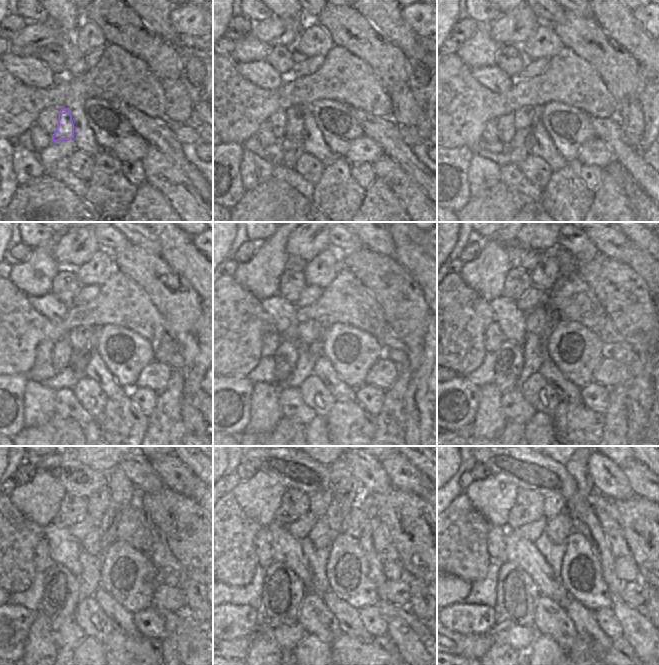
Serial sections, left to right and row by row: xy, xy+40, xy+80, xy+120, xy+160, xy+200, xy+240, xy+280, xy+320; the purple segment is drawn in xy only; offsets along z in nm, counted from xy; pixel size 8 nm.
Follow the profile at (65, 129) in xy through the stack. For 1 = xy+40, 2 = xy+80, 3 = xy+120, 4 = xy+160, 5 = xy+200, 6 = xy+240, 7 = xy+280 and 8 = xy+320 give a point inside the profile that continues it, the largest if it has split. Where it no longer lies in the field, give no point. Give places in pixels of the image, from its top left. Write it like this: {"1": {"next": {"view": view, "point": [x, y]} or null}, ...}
{"1": {"next": {"view": "xy+40", "point": [295, 116]}}, "2": {"next": {"view": "xy+80", "point": [523, 117]}}, "3": {"next": {"view": "xy+120", "point": [78, 337]}}, "4": {"next": {"view": "xy+160", "point": [307, 332]}}, "5": {"next": {"view": "xy+200", "point": [540, 321]}}, "6": {"next": {"view": "xy+240", "point": [97, 541]}}, "7": {"next": {"view": "xy+280", "point": [324, 533]}}, "8": {"next": {"view": "xy+320", "point": [558, 528]}}}

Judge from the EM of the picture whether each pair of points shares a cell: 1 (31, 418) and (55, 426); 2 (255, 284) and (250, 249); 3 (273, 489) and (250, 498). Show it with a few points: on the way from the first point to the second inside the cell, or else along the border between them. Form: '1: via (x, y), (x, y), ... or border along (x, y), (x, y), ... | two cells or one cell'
1: border along (55, 412), (44, 423), (24, 428) | two cells
2: border along (258, 244), (254, 255), (248, 261), (238, 264) | two cells
3: via (267, 492), (260, 497), (256, 497) | one cell

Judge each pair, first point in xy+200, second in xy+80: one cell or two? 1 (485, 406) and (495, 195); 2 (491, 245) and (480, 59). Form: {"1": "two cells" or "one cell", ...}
{"1": "two cells", "2": "one cell"}

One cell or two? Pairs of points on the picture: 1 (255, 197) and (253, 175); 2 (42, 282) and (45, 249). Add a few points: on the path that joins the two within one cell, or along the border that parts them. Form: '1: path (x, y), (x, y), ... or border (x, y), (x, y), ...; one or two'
1: border (272, 175), (246, 190); two
2: path (44, 274), (44, 257); one

